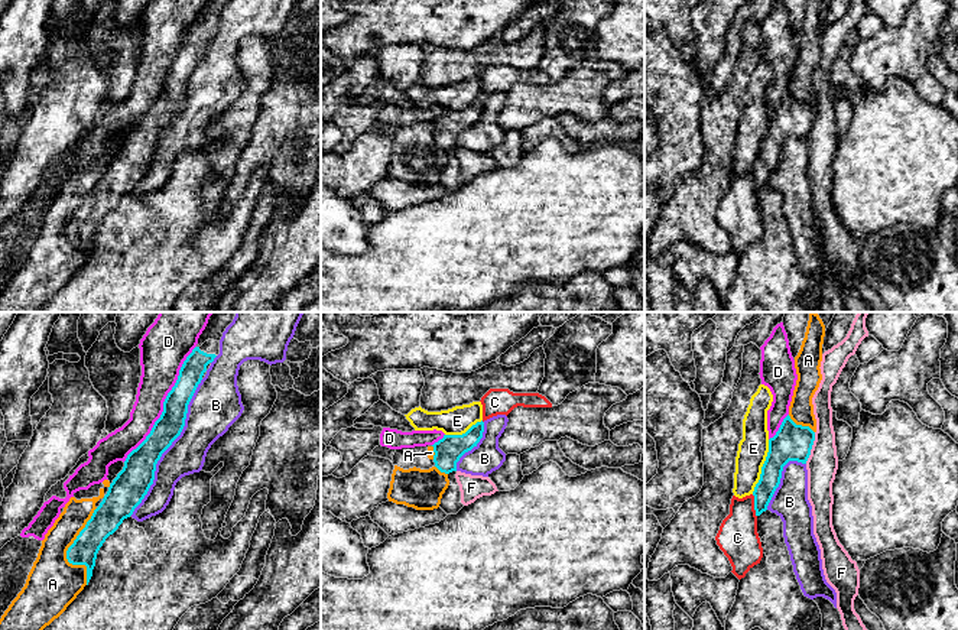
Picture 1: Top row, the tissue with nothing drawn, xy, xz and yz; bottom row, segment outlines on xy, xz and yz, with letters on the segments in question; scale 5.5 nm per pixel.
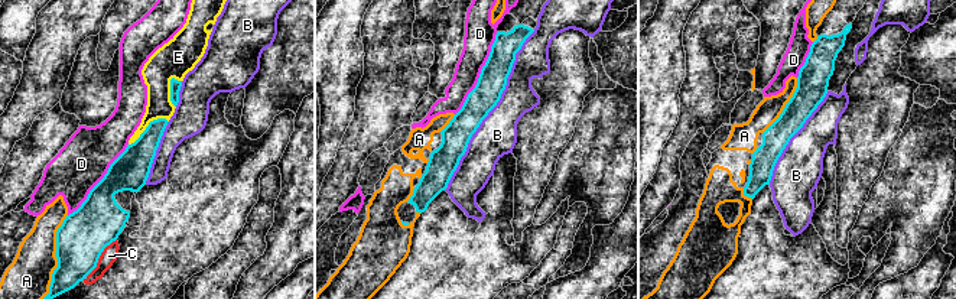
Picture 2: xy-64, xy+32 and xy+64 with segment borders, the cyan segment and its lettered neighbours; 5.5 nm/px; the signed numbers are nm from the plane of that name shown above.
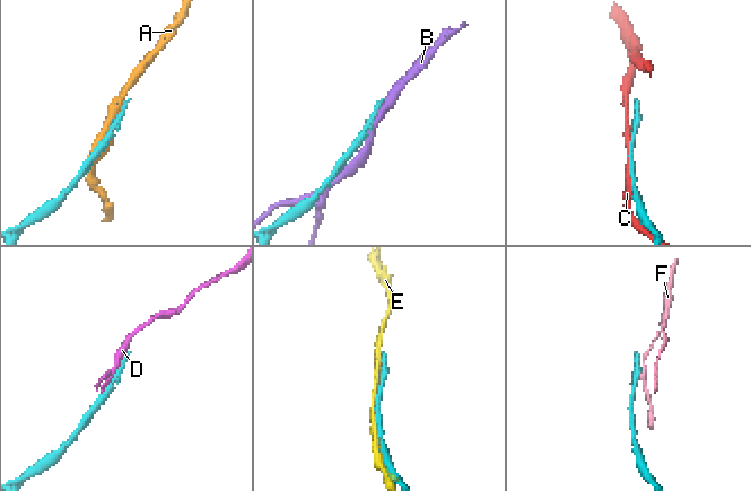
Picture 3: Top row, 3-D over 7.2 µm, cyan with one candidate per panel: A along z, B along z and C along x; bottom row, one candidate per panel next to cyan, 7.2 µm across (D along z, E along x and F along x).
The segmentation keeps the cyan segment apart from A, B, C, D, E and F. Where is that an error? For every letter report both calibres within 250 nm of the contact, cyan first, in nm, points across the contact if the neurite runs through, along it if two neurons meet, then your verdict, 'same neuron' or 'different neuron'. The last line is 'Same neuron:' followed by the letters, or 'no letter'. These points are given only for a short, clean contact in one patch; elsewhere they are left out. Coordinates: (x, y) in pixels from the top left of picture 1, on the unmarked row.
A: 150 nm thick on the cyan side, 300 nm on the other; different neuron
B: 190 nm thick on the cyan side, 220 nm on the other; different neuron
C: 120 nm thick on the cyan side, 220 nm on the other; different neuron
D: 150 nm thick on the cyan side, 240 nm on the other; different neuron
E: 200 nm thick on the cyan side, 170 nm on the other; different neuron
F: 200 nm thick on the cyan side, 170 nm on the other; different neuron
Same neuron: no letter

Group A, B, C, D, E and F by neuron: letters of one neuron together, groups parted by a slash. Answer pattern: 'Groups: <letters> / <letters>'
Groups: A / B / C / D / E / F

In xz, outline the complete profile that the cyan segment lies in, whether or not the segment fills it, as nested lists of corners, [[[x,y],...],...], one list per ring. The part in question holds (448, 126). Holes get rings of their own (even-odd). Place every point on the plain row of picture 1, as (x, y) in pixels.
[[[477,98],[462,111],[444,111],[442,116],[435,118],[433,139],[435,143],[445,150],[457,147],[457,139],[459,134],[471,127],[483,114],[484,98]]]

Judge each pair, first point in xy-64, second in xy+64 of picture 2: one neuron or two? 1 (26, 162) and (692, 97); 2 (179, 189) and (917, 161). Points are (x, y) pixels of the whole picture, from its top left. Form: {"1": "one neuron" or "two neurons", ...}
{"1": "one neuron", "2": "two neurons"}

